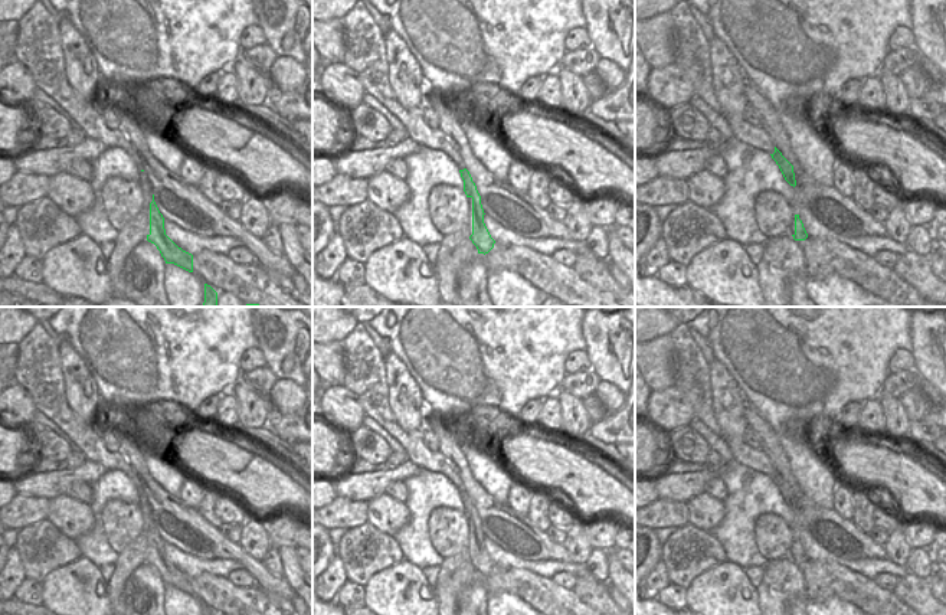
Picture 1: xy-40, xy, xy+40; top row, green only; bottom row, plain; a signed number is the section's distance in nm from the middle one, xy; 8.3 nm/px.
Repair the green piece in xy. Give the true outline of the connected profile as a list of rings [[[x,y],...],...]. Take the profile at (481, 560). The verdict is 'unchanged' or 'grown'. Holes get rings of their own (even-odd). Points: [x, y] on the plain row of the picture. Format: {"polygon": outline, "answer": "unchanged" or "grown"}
{"polygon": [[[467,491],[459,493],[461,500],[464,503],[464,514],[467,520],[472,521],[472,557],[469,562],[477,569],[478,576],[488,576],[492,570],[495,563],[491,560],[485,546],[484,546],[484,531],[481,527],[481,519],[477,513],[475,506]]], "answer": "unchanged"}

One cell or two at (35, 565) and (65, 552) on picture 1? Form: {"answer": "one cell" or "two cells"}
{"answer": "one cell"}

